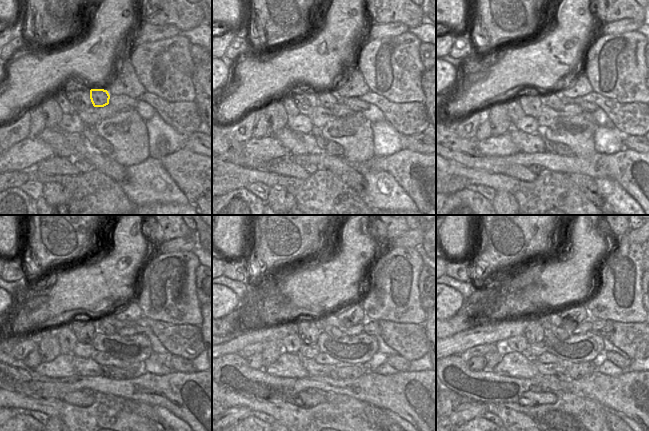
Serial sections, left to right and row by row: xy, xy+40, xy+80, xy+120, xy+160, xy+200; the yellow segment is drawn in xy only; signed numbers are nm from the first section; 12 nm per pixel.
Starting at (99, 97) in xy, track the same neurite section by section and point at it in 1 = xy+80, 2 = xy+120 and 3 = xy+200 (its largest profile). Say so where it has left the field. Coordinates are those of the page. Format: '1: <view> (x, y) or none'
1: xy+80 (551, 100)
2: xy+120 (104, 327)
3: xy+200 (559, 332)

